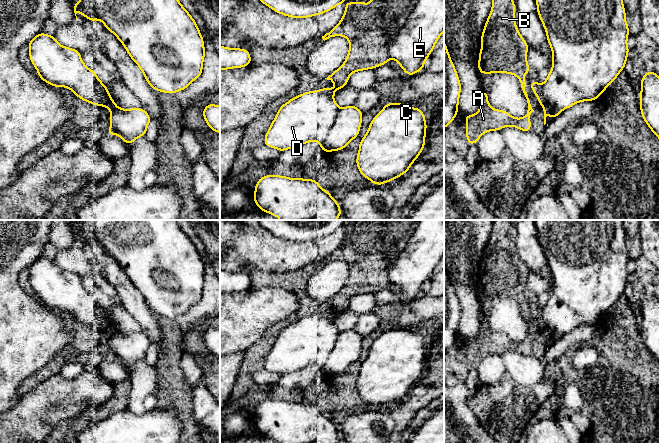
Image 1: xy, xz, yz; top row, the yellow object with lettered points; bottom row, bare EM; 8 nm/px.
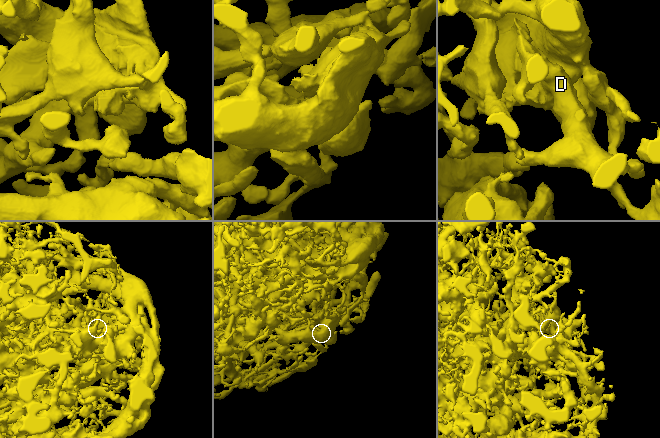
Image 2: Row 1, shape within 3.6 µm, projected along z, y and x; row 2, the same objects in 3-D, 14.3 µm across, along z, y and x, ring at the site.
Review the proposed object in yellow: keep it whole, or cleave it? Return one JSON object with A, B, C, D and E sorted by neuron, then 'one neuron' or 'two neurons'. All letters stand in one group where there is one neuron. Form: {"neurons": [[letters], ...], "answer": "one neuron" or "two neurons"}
{"neurons": [["A", "B"], ["C", "D", "E"]], "answer": "two neurons"}

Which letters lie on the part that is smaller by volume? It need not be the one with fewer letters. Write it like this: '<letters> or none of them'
A, B

